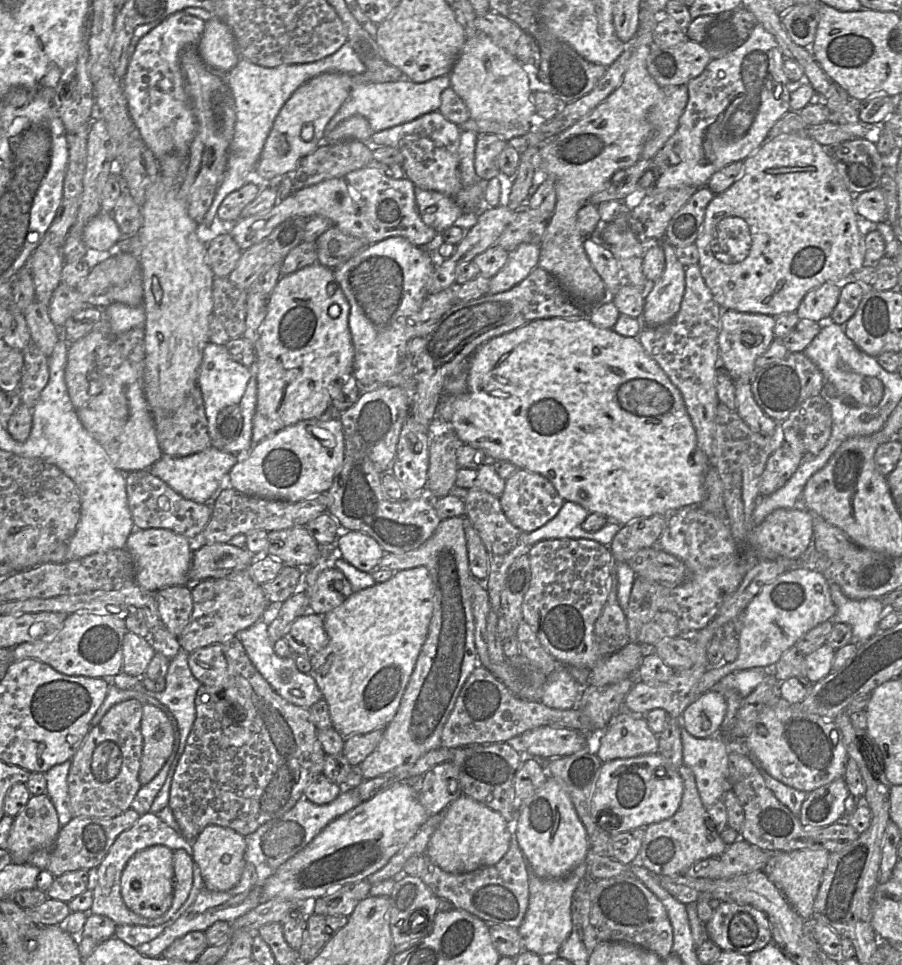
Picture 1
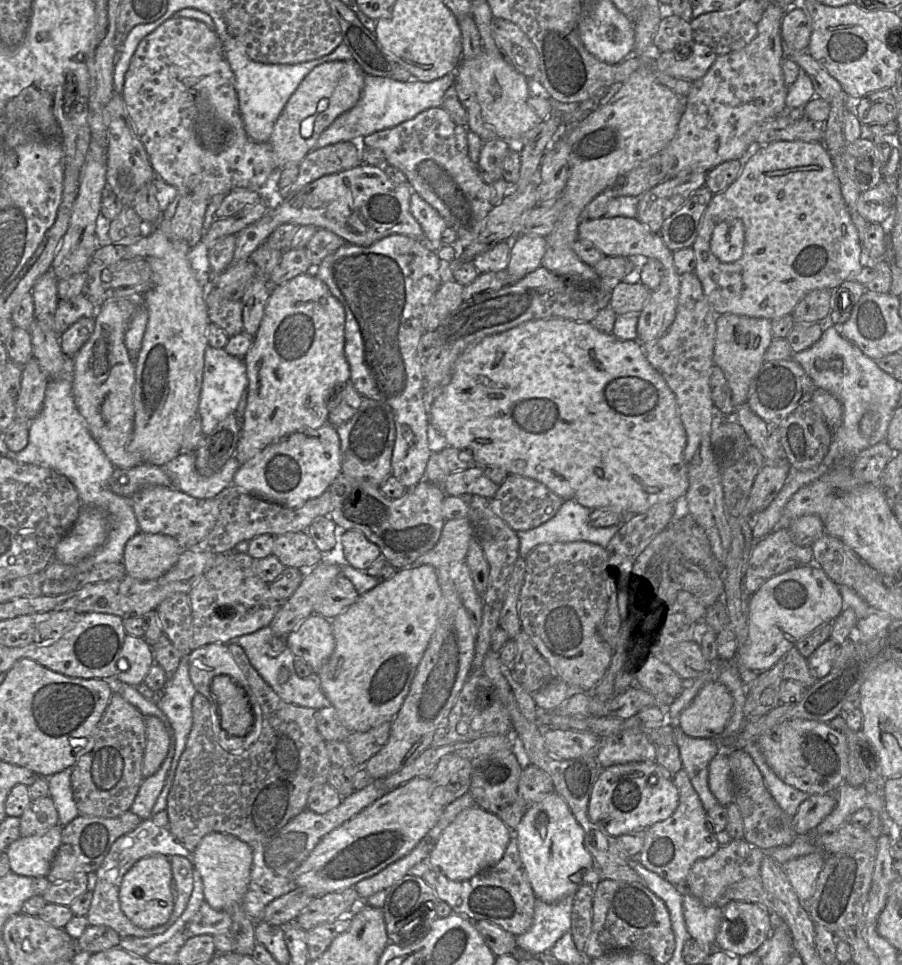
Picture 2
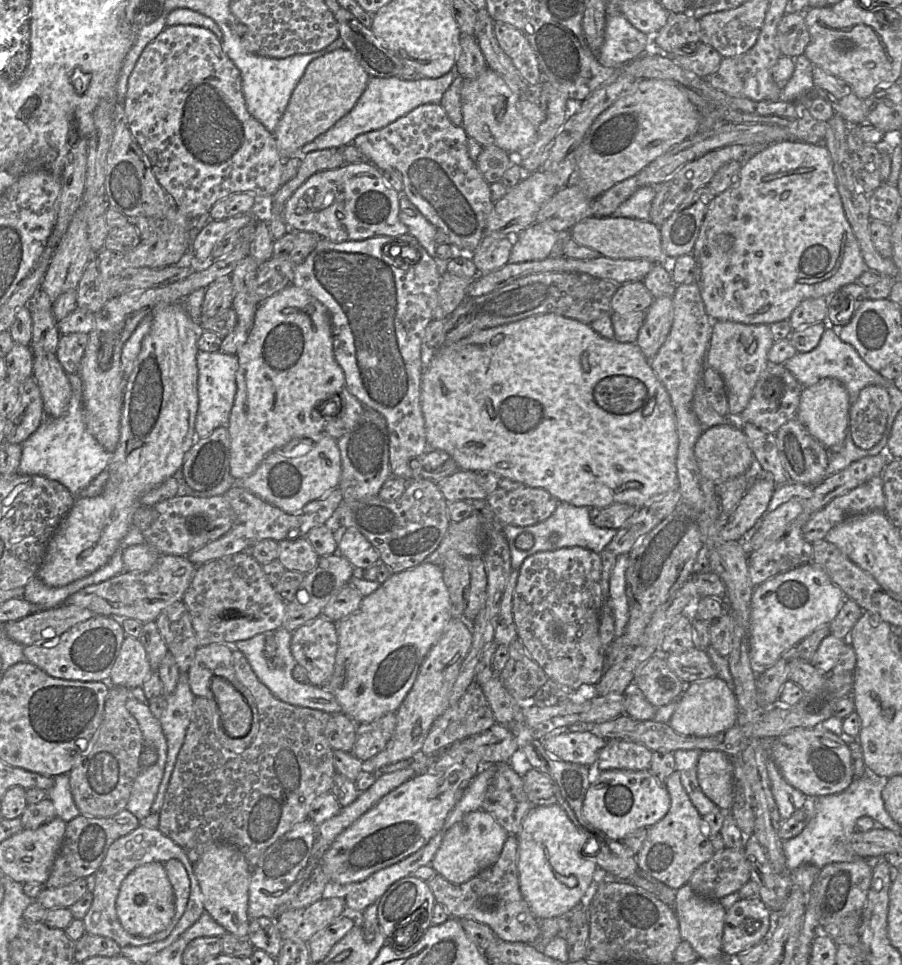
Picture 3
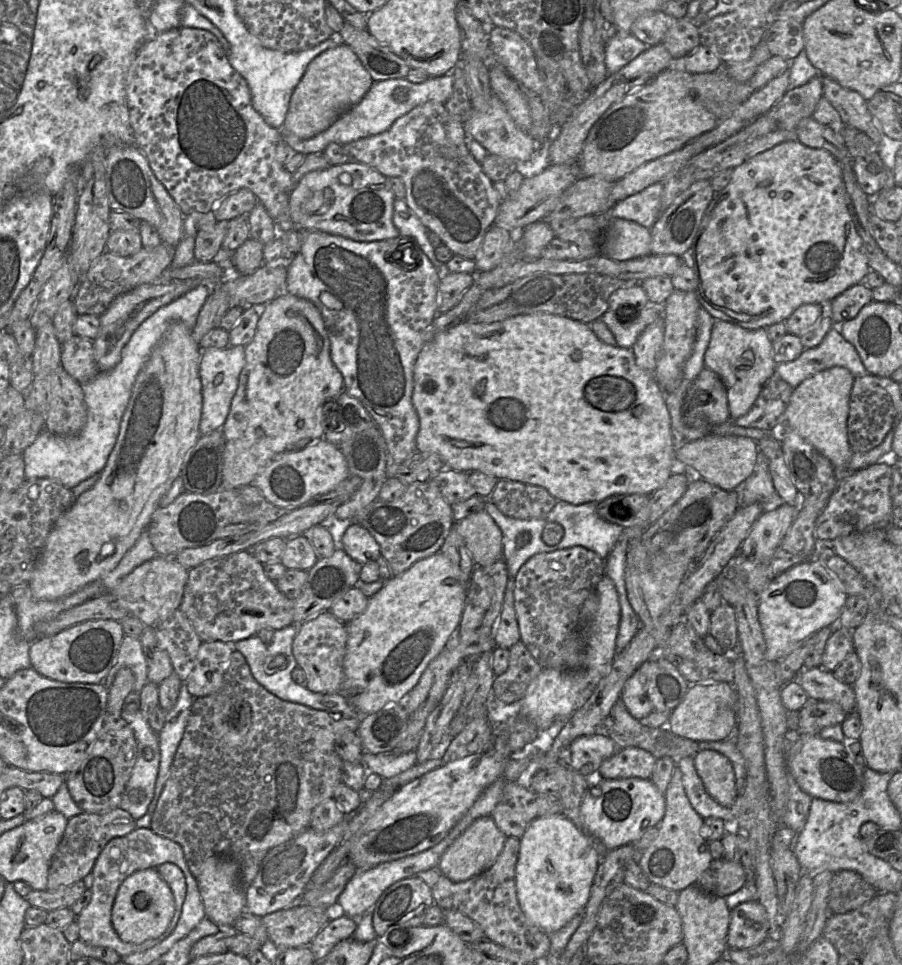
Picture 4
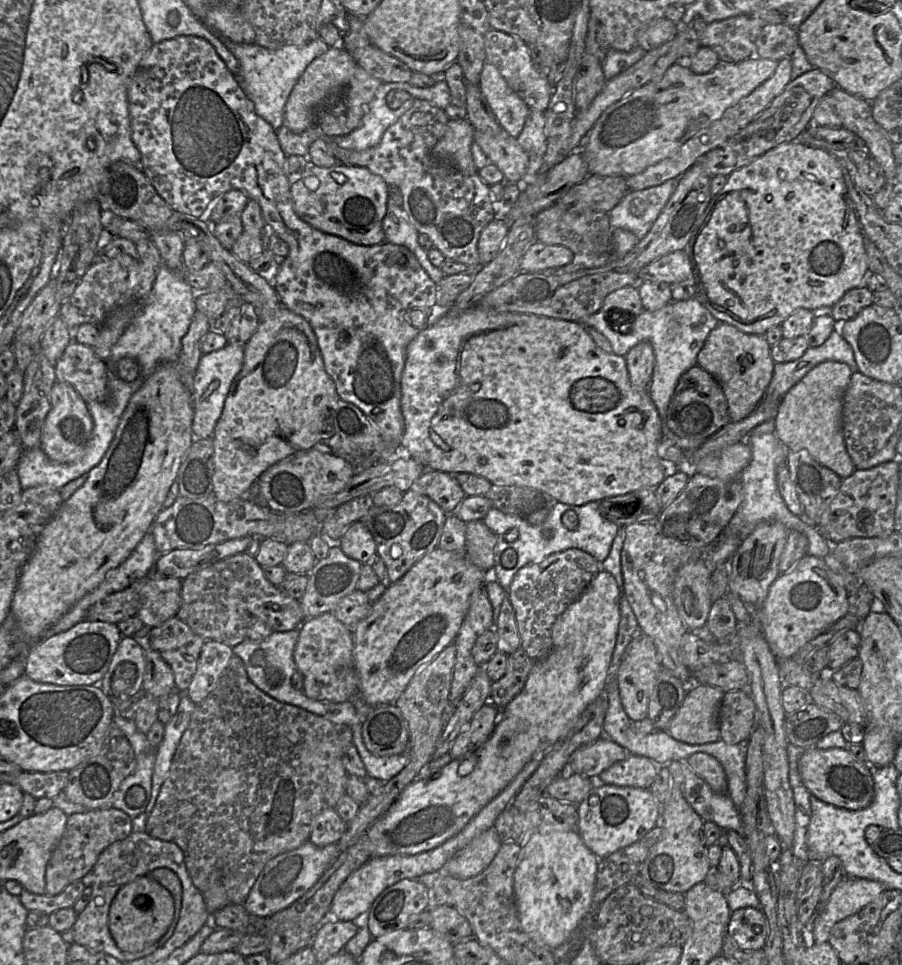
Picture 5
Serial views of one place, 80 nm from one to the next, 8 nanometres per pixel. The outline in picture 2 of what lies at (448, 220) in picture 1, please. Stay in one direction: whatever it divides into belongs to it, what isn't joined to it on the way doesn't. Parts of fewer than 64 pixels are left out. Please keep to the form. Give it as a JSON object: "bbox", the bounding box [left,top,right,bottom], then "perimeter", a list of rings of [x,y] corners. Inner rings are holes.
{"bbox":[410,191,448,252],"perimeter":[[[413,191],[410,197],[410,211],[423,230],[424,240],[437,252],[442,246],[441,235],[448,227],[446,221],[437,210]]]}

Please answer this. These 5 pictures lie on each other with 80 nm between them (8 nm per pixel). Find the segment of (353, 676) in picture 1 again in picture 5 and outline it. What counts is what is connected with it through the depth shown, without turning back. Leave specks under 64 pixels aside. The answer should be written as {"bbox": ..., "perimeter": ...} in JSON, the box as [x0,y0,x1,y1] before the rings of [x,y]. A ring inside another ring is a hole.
{"bbox":[352,547,490,707],"perimeter":[[[437,547],[425,554],[398,581],[387,584],[384,593],[373,603],[369,615],[352,628],[359,692],[367,703],[373,707],[395,704],[416,671],[453,643],[468,612],[471,596],[489,577],[490,572],[475,566],[466,552]]]}

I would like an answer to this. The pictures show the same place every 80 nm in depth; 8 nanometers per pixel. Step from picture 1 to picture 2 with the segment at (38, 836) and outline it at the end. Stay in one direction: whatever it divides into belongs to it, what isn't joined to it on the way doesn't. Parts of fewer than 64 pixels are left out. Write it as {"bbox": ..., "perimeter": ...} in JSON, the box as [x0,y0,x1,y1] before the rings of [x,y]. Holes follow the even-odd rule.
{"bbox":[20,796,59,837],"perimeter":[[[49,796],[31,800],[20,818],[20,837],[42,835],[59,824],[57,809]]]}

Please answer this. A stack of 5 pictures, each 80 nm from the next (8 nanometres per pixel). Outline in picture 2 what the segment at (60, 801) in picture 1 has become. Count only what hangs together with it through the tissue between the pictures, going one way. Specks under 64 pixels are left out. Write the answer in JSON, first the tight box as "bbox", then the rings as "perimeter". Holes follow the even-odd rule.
{"bbox":[47,768,80,827],"perimeter":[[[66,768],[47,779],[49,788],[48,796],[55,804],[59,824],[63,827],[80,815],[72,794],[71,770],[72,768]]]}

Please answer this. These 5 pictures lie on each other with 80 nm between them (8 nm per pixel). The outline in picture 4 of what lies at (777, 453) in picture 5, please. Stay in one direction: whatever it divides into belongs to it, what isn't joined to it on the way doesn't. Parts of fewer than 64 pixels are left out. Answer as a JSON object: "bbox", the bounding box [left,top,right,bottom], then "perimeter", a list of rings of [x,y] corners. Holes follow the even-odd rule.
{"bbox":[738,451,785,512],"perimeter":[[[758,451],[751,475],[738,485],[738,508],[759,503],[763,512],[771,512],[785,502],[776,492],[768,468],[768,459]]]}

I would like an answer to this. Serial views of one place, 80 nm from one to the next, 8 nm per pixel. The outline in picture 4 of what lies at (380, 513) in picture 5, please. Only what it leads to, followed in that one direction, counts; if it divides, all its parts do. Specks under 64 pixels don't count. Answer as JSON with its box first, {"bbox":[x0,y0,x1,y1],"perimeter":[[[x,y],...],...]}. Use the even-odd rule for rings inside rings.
{"bbox":[352,480,455,576],"perimeter":[[[432,480],[408,485],[404,494],[395,501],[373,501],[359,511],[352,521],[366,528],[378,543],[381,556],[389,564],[392,576],[399,575],[415,562],[440,552],[455,523],[451,505]]]}

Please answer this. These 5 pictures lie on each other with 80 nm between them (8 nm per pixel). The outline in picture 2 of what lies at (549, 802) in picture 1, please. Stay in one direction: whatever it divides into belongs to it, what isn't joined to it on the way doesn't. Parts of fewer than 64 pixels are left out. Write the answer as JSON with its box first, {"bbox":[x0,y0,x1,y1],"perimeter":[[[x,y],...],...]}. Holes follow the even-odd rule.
{"bbox":[516,791,594,903],"perimeter":[[[555,791],[529,805],[516,831],[520,858],[537,899],[554,903],[575,895],[584,876],[594,871],[593,857],[584,845],[584,830]]]}

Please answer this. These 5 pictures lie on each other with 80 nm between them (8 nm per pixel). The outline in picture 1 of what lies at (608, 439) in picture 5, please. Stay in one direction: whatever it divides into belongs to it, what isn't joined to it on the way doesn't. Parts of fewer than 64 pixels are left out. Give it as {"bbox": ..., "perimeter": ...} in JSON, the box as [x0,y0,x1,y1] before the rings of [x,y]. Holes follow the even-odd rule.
{"bbox":[449,317,708,526],"perimeter":[[[587,317],[537,319],[482,344],[468,360],[467,389],[455,397],[449,427],[462,441],[482,450],[491,461],[505,460],[518,469],[547,478],[565,502],[579,504],[590,514],[605,516],[608,522],[625,526],[640,517],[669,516],[685,506],[697,506],[705,497],[704,476],[708,460],[698,447],[695,428],[679,389],[644,350],[637,337],[617,334],[595,326]]]}

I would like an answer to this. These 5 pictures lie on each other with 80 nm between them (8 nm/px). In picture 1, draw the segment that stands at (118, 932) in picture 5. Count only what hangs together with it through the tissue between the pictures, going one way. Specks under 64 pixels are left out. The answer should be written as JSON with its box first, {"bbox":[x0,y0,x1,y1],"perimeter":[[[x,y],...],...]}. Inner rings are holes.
{"bbox":[121,845,174,918],"perimeter":[[[155,845],[134,854],[121,876],[121,896],[127,908],[143,918],[163,916],[170,909],[174,898],[173,851]]]}

